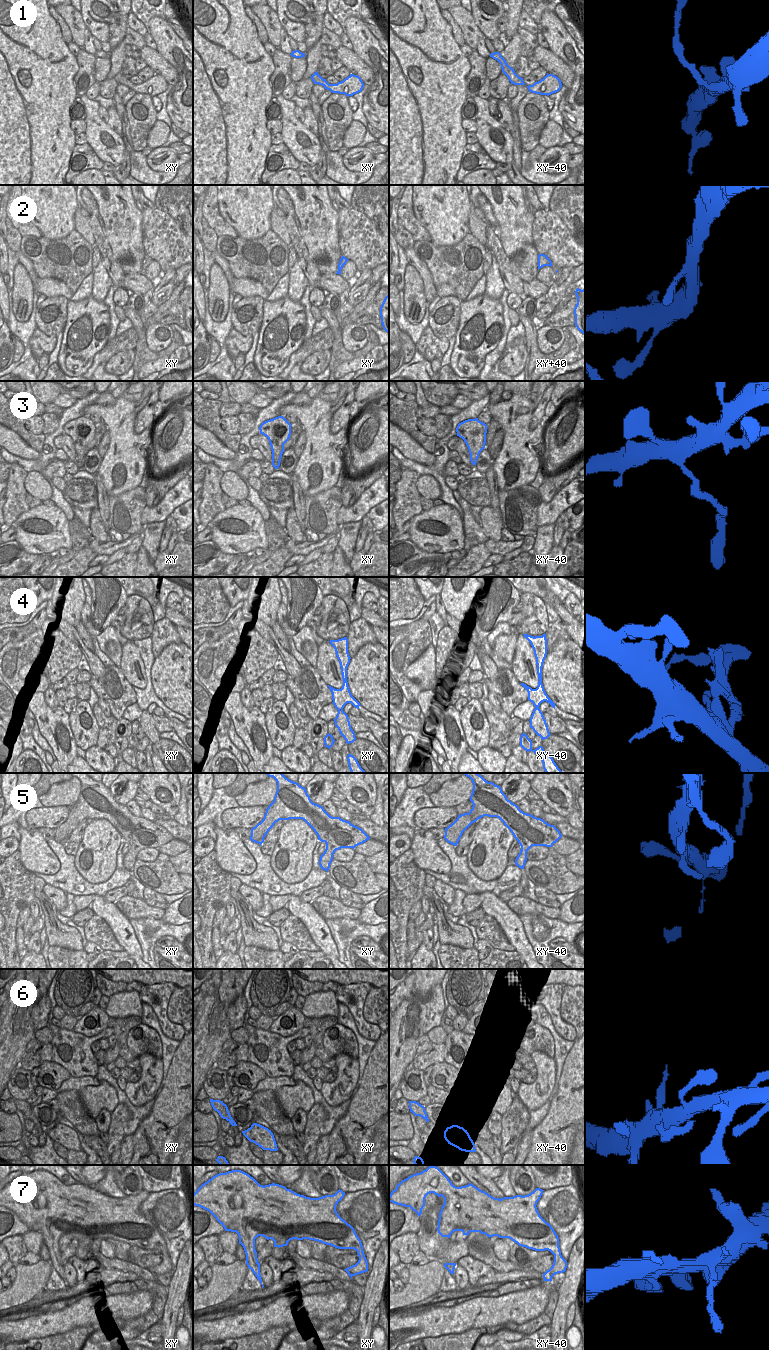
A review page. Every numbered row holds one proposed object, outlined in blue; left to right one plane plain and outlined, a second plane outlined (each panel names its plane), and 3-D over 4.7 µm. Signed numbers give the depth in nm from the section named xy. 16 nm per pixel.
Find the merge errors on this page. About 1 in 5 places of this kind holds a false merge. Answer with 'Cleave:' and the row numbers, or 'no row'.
Cleave: 3

